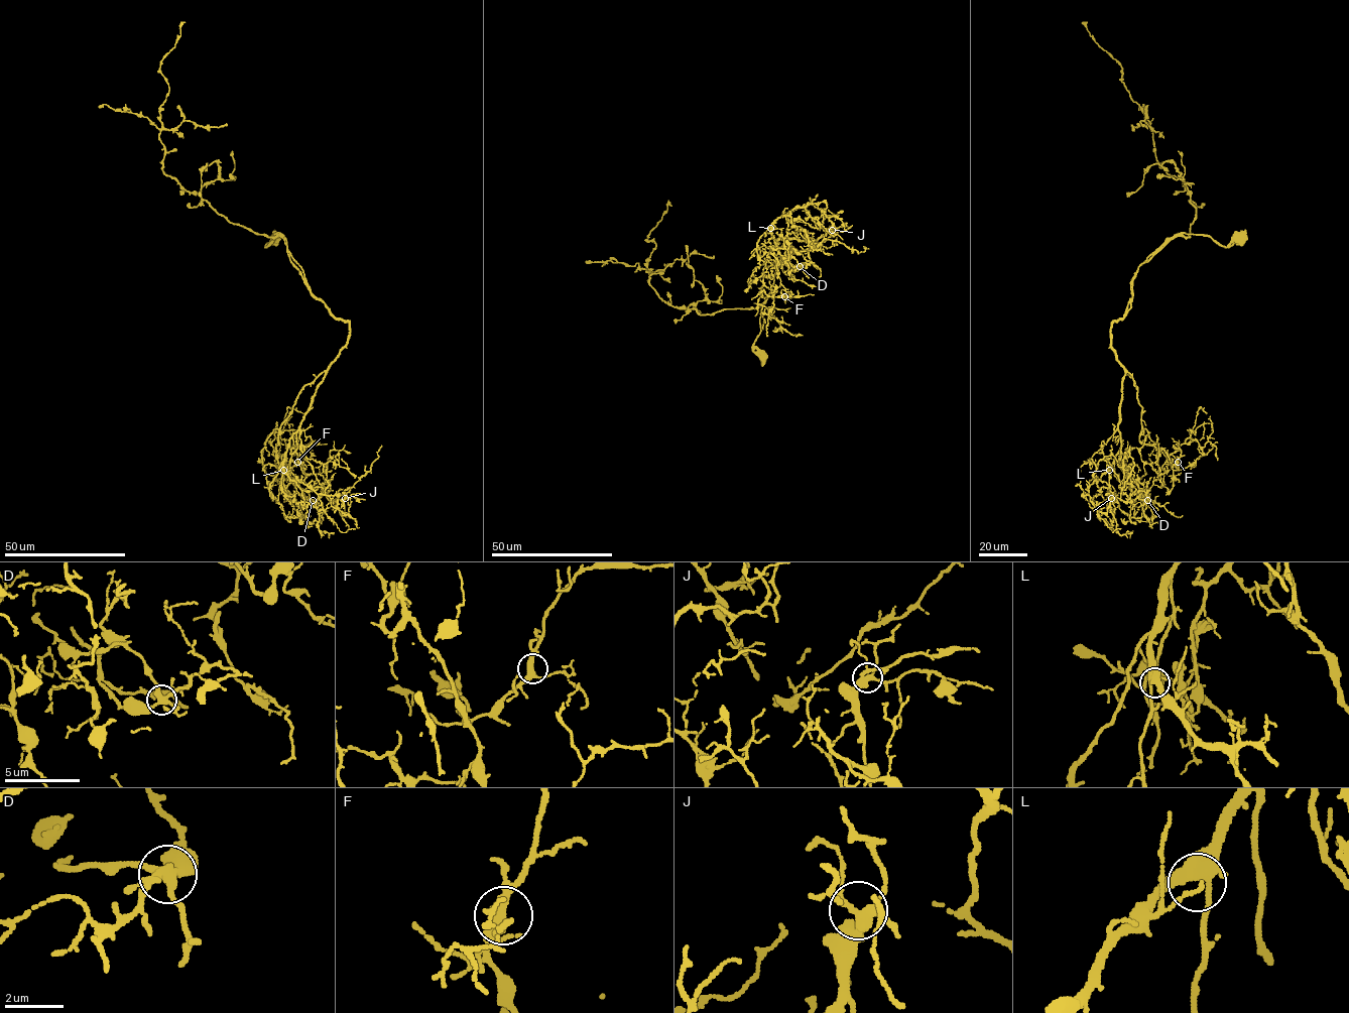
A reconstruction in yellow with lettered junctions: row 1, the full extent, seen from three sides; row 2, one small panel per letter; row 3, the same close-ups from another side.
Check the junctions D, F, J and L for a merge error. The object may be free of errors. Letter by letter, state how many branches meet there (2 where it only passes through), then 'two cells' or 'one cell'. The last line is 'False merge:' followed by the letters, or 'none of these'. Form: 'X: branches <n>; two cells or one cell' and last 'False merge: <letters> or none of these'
D: branches 4; two cells
F: branches 4; one cell
J: branches 4; one cell
L: branches 4; one cell
False merge: D

